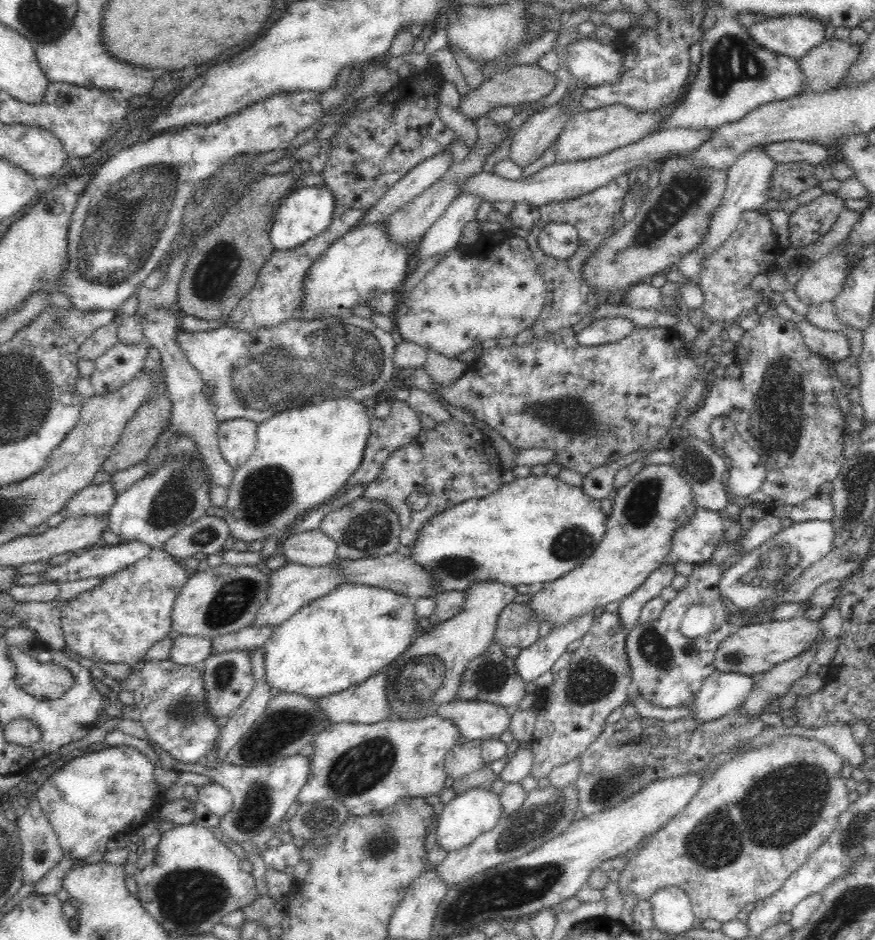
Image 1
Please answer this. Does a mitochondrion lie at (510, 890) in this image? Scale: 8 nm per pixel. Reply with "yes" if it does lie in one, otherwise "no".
yes

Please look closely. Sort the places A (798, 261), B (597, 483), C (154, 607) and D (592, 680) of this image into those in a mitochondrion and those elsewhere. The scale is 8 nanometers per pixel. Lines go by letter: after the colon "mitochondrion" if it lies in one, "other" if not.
A: other
B: other
C: other
D: mitochondrion

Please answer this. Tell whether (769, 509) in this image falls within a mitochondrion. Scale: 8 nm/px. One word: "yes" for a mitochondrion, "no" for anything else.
no

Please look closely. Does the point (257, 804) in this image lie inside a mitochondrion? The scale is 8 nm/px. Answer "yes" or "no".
yes

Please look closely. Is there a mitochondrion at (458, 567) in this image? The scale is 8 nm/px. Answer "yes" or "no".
yes

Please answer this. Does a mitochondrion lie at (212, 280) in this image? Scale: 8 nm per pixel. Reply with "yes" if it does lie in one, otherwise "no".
yes

